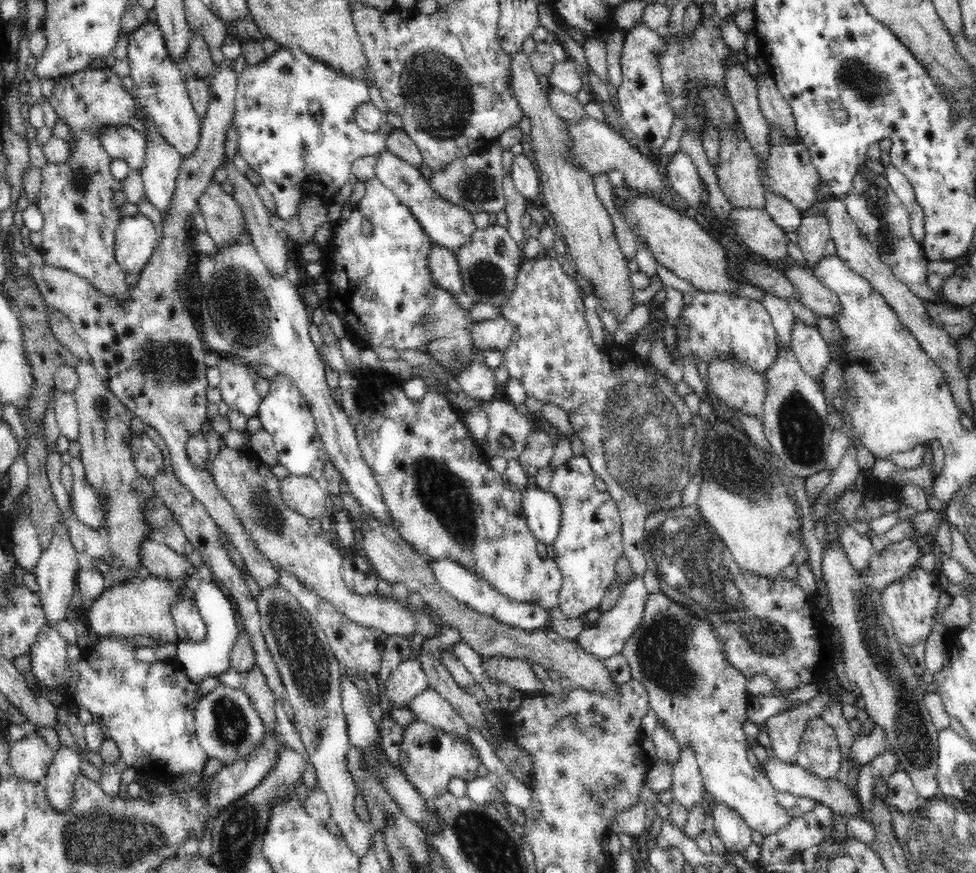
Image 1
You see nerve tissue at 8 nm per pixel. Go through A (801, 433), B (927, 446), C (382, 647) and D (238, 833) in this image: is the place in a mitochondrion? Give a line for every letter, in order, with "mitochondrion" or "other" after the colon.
A: mitochondrion
B: other
C: other
D: mitochondrion

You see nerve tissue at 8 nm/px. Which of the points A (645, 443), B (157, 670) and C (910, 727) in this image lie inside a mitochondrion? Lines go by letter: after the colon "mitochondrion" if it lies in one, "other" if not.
A: mitochondrion
B: other
C: mitochondrion

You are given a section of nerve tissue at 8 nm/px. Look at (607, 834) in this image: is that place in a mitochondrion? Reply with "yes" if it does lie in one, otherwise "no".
no

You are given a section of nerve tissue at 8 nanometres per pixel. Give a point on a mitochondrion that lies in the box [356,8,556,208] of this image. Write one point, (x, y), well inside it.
(433, 87)

